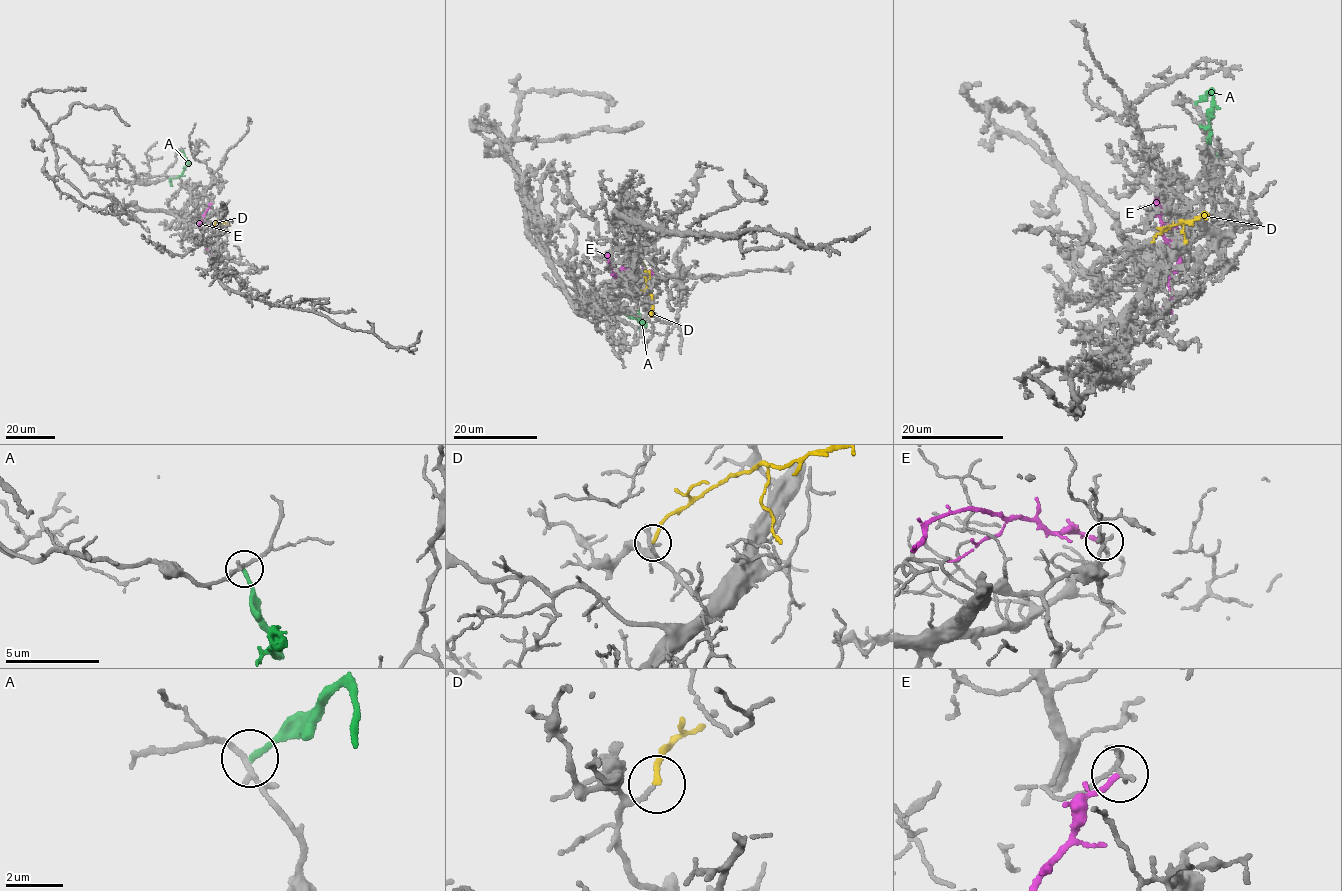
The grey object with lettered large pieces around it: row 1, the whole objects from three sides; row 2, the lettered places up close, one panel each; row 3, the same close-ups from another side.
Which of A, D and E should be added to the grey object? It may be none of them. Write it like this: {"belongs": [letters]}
{"belongs": ["D"]}

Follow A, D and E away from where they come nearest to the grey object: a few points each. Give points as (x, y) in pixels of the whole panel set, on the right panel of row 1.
A: (1194, 104), (1205, 100), (1211, 91), (1210, 133), (1206, 147), (1222, 166)
D: (1151, 242), (1172, 224), (1202, 216), (1207, 219)
E: (1156, 195), (1163, 232), (1180, 249), (1176, 271), (1169, 278), (1173, 297), (1166, 303), (1164, 313), (1172, 312)

